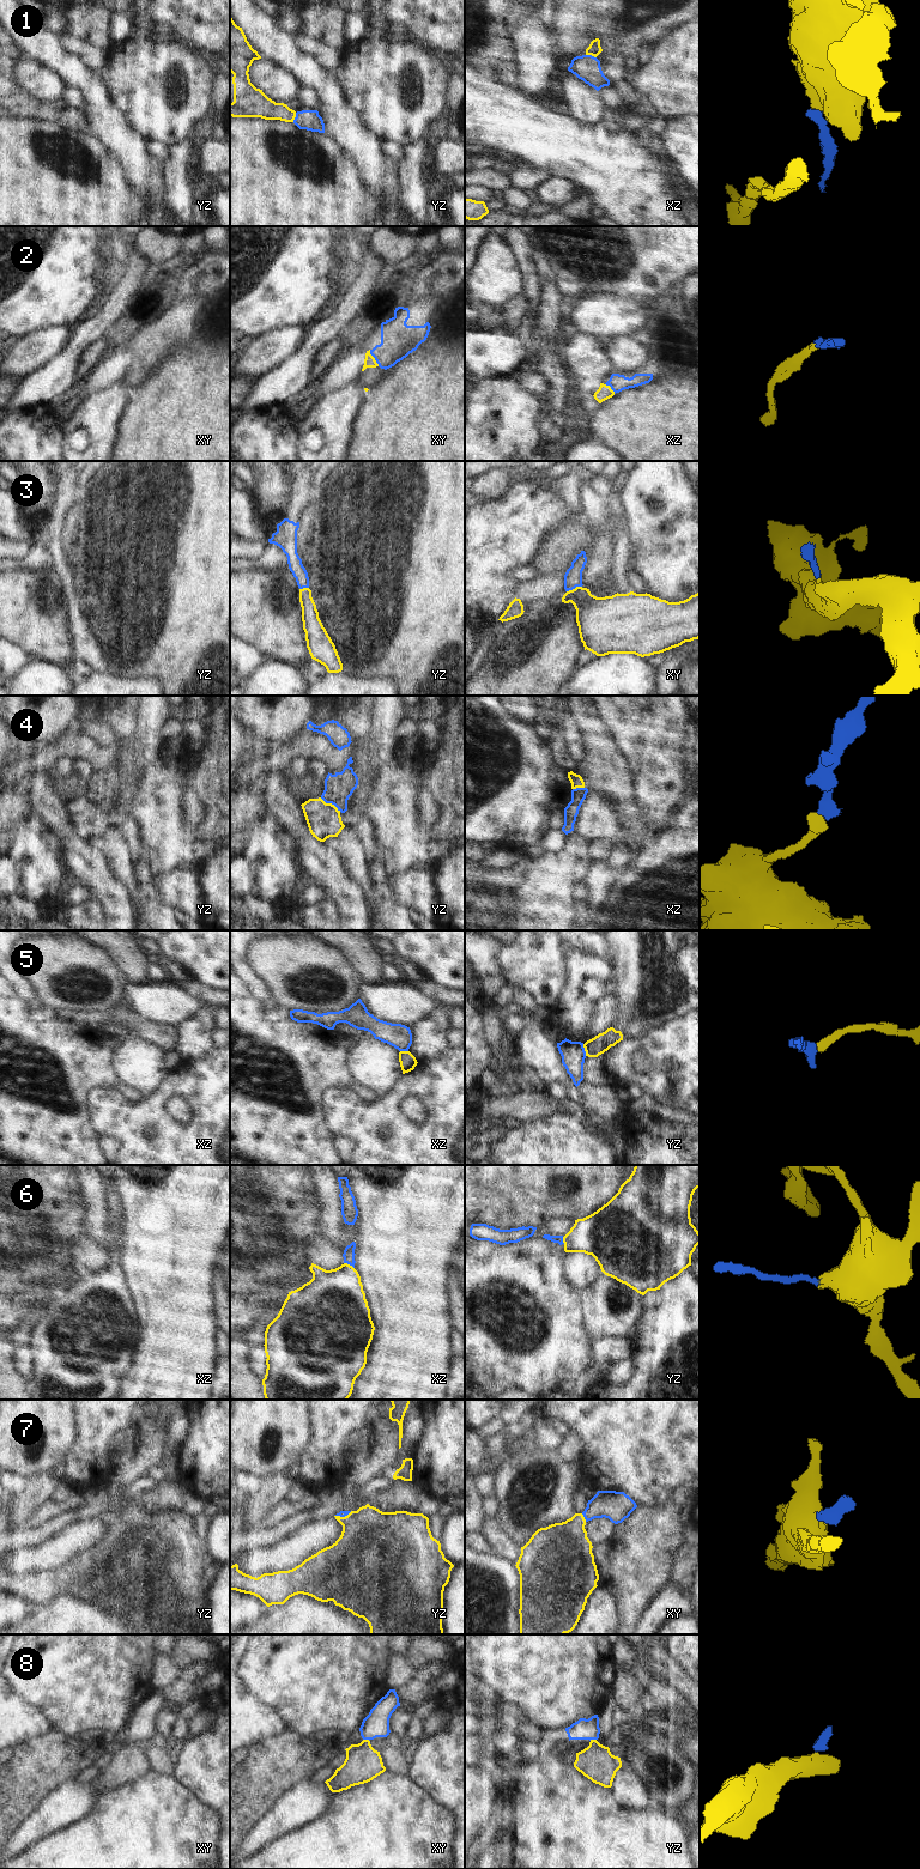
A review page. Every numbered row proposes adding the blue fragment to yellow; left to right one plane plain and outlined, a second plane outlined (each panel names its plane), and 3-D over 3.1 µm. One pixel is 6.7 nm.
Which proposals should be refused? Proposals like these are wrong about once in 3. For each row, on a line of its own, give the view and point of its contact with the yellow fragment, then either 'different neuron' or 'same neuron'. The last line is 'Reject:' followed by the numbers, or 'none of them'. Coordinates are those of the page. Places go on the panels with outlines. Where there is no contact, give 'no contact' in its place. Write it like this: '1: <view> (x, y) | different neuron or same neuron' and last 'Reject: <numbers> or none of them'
1: xz (591, 54) | same neuron
2: xy (374, 358) | same neuron
3: xy (574, 589) | same neuron
4: yz (331, 803) | different neuron
5: yz (585, 1050) | different neuron
6: xz (349, 1264) | same neuron
7: xy (583, 1517) | same neuron
8: xy (367, 1740) | different neuron
Reject: 4, 5, 8

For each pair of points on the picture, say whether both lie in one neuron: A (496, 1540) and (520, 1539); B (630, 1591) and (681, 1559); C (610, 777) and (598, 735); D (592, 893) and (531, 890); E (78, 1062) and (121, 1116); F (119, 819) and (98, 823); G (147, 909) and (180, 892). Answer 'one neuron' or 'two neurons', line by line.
A: two neurons
B: two neurons
C: one neuron
D: two neurons
E: two neurons
F: one neuron
G: two neurons

